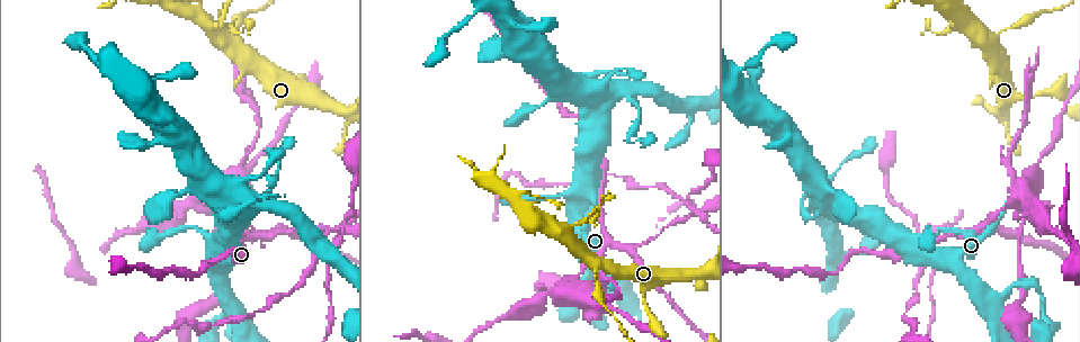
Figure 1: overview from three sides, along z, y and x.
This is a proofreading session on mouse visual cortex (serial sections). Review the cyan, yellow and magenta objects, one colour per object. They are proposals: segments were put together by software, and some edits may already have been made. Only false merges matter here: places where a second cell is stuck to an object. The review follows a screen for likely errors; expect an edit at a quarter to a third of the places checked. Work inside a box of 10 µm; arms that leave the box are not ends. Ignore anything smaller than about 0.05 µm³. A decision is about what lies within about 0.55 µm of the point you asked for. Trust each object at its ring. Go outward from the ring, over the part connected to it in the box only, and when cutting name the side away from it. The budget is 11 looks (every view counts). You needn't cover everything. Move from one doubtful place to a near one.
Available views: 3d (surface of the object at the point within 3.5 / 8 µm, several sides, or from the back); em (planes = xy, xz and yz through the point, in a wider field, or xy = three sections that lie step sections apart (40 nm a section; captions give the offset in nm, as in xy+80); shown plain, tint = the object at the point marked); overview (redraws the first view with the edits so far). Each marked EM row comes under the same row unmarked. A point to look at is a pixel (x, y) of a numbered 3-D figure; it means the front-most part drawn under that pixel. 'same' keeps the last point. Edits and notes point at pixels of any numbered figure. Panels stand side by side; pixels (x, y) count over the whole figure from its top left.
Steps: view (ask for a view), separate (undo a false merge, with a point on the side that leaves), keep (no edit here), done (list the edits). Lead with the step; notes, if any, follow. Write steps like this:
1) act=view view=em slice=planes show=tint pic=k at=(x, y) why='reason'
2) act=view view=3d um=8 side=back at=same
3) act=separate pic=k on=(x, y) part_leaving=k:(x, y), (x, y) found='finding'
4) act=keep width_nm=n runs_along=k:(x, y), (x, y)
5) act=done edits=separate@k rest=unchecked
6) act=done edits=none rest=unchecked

act=view view=3d um=3.5 pic=1 at=(856, 254) why='abrupt turn'

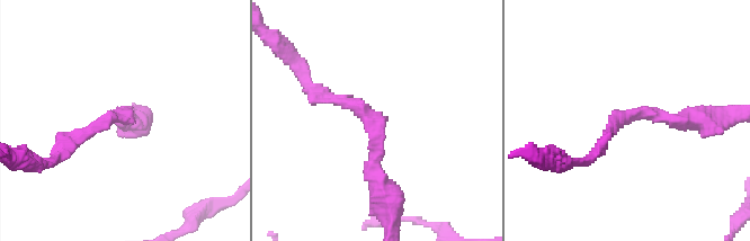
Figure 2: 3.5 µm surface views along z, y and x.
act=view view=em slice=xy step=5 show=tint pic=2 at=(628, 118) why='now the EM'

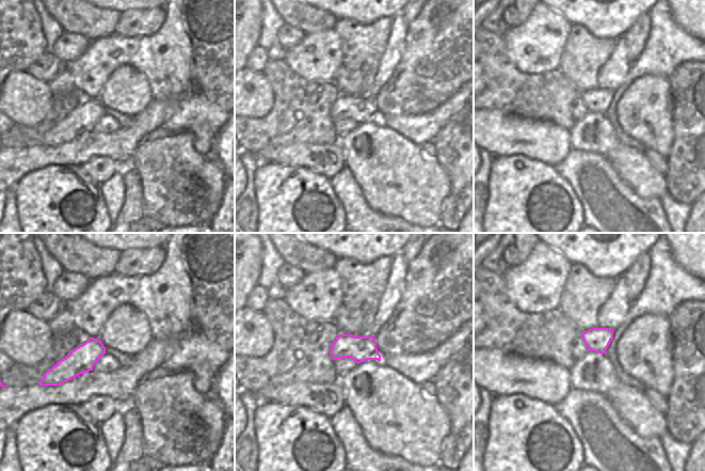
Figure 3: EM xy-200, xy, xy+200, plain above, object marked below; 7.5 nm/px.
act=keep runs_along=2:(385, 194), (375, 119), (315, 90) found='continuous, no second cell'

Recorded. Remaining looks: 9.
act=view view=3d um=3.5 pic=1 at=(250, 238) why='a fork'

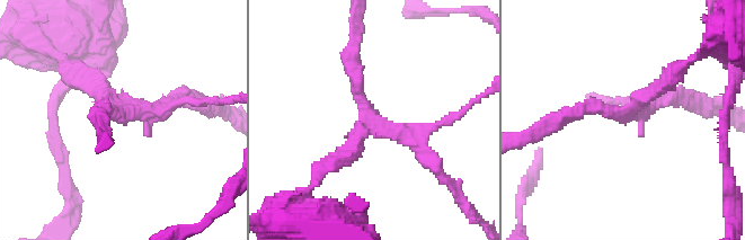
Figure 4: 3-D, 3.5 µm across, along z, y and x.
act=view view=em slice=planes show=tint pic=4 at=(373, 117) arms=3 arm_widths_nm=200,200,250 why='need the tissue'

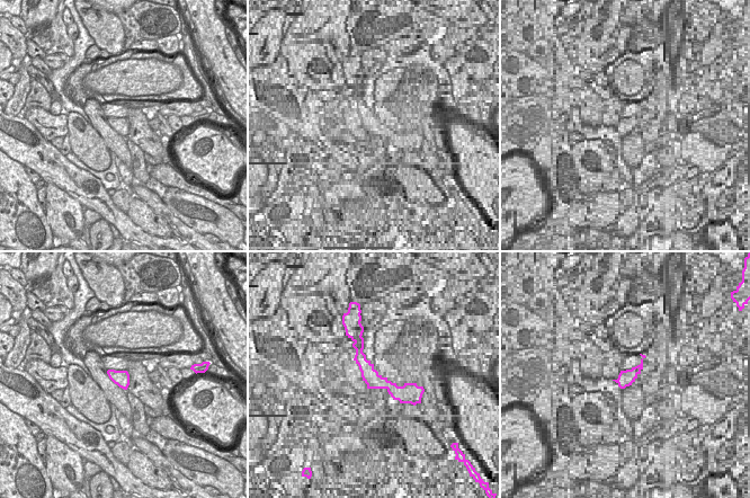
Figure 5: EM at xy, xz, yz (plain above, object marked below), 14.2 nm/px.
act=view view=em slice=xy step=1 show=tint at=same

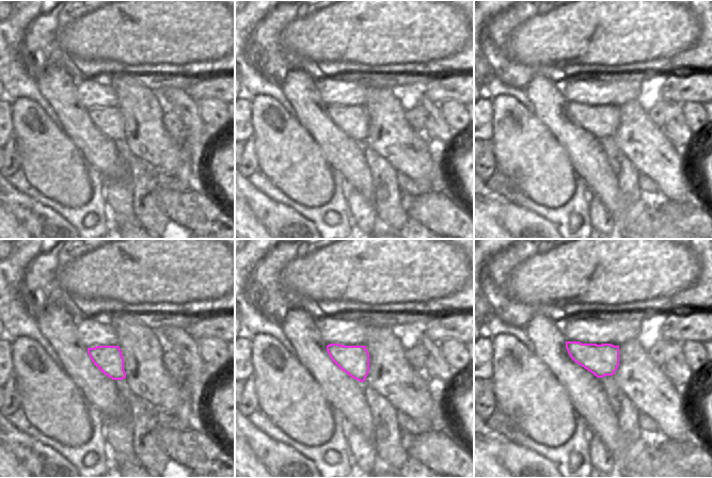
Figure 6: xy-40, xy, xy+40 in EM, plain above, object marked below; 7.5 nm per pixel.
act=keep runs_along=4:(559, 120), (579, 109), (626, 113), (674, 74) found='all the same cell'

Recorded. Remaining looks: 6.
act=view view=3d um=3.5 pic=1 at=(575, 285) why='arms run side by side'

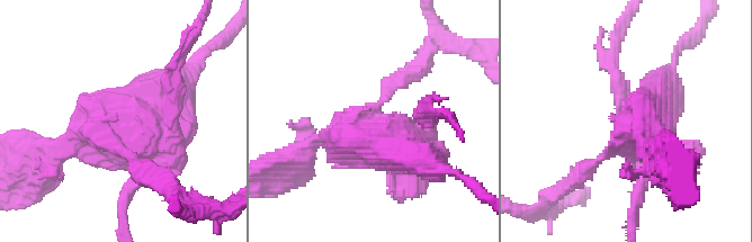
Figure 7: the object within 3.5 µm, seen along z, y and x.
act=view view=em slice=planes show=tint pic=7 at=(370, 119)

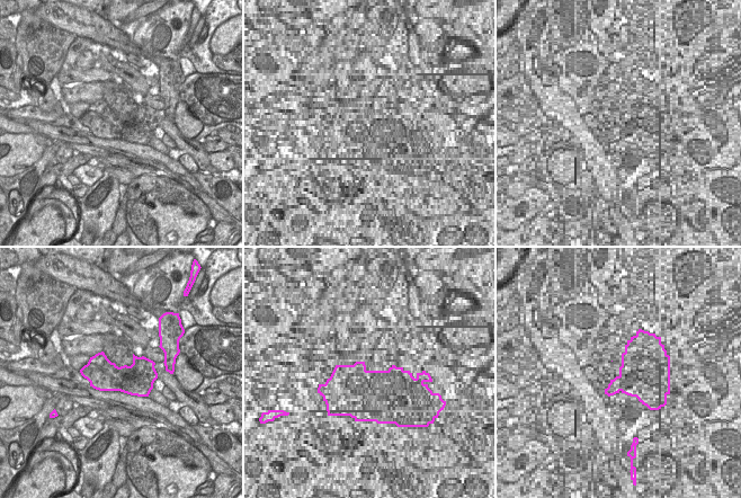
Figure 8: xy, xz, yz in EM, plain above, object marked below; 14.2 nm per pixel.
act=separate pic=7 on=(127, 187) part_leaving=7:(620, 142), (643, 135), (637, 194) found='a second cell is stuck on'

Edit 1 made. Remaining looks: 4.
act=view view=overview why='see it whole again'

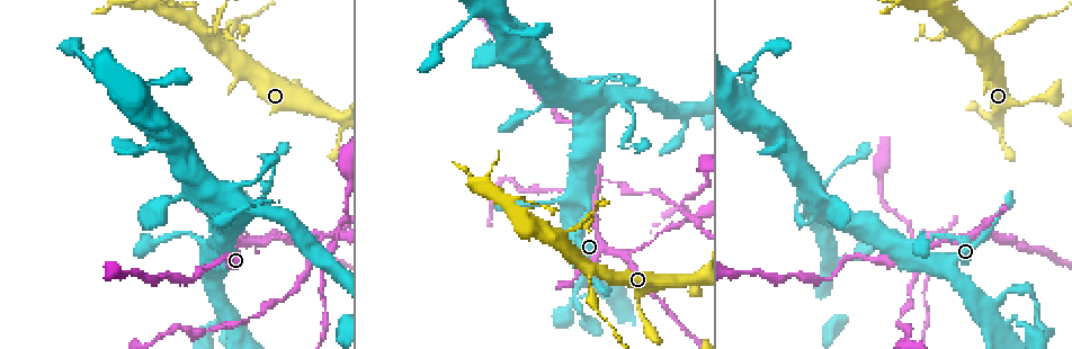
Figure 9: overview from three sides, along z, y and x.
act=view view=3d um=3.5 pic=9 at=(988, 62) why='sharp bend'

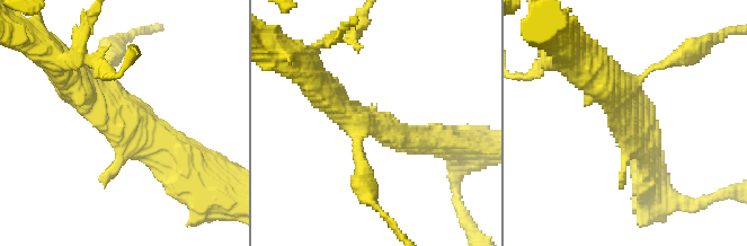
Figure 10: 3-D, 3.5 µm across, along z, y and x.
act=view view=em slice=xy step=2 show=tint pic=10 at=(631, 120) why='shape alone is not enough'

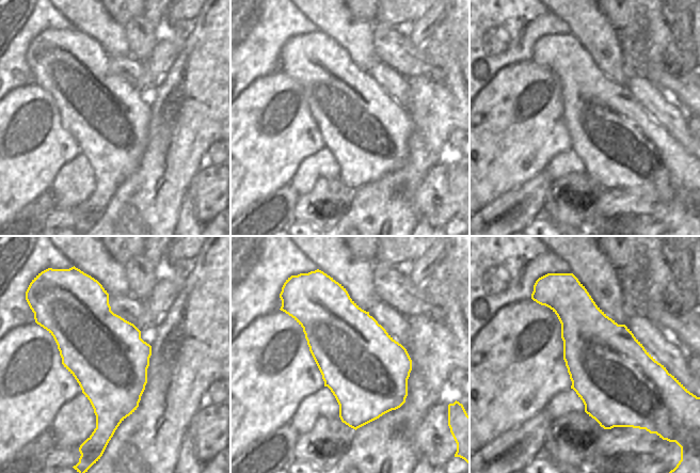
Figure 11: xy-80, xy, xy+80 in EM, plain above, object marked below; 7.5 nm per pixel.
act=view view=em slice=xy step=3 show=tint at=same

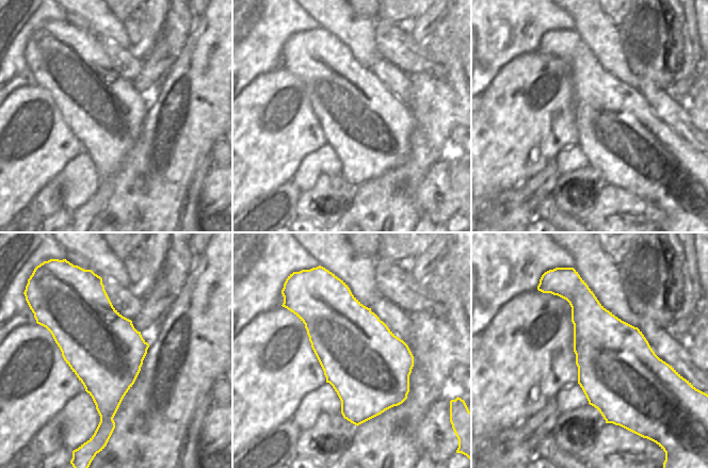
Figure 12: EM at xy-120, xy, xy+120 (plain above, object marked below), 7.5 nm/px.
act=keep width_nm=600 runs_along=10:(184, 161), (70, 78) found='continuous, no second cell'

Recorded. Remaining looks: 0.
act=done edits=separate@7 rest=unchecked

